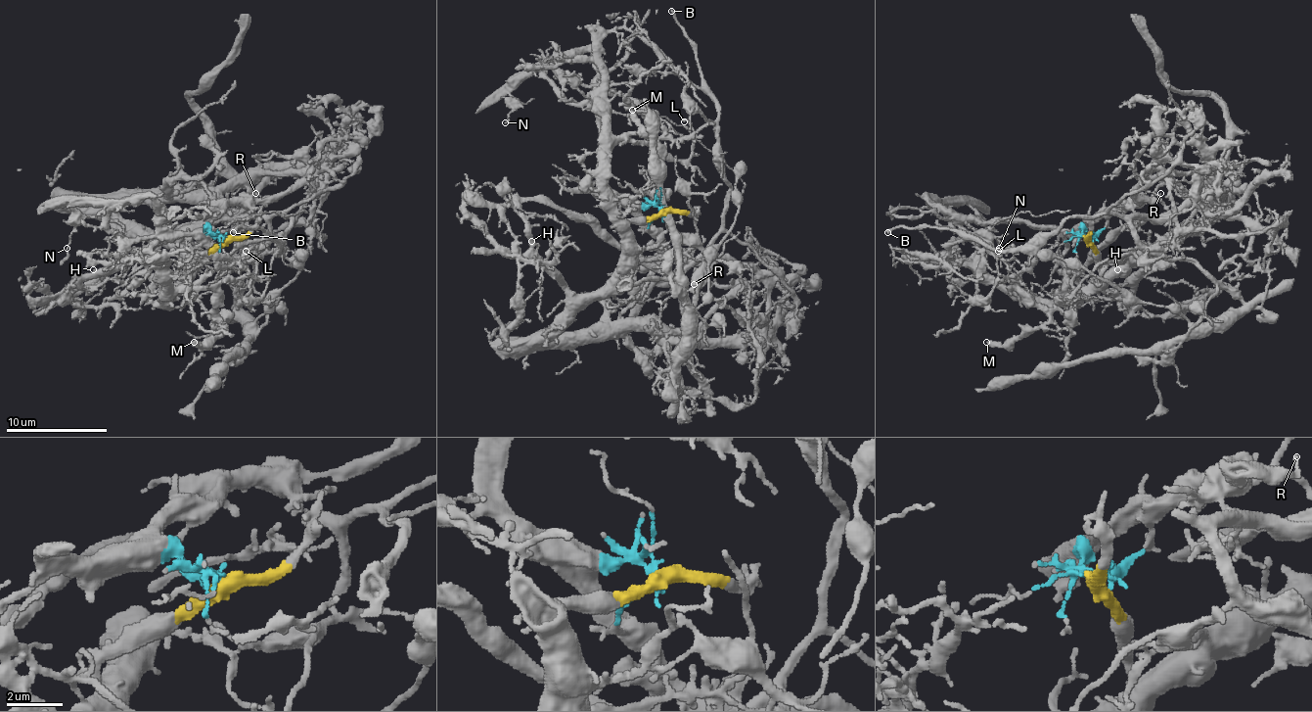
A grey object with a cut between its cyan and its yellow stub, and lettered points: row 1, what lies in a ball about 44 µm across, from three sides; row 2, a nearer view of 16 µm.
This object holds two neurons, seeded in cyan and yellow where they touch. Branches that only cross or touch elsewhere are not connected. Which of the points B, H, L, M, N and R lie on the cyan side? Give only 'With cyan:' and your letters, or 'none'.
With cyan: B, N, R

